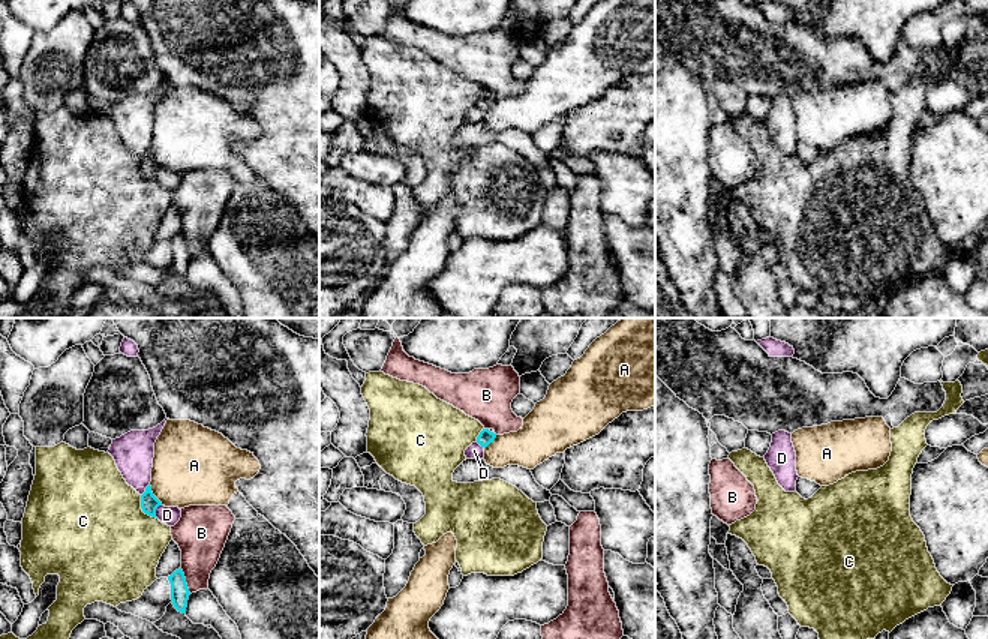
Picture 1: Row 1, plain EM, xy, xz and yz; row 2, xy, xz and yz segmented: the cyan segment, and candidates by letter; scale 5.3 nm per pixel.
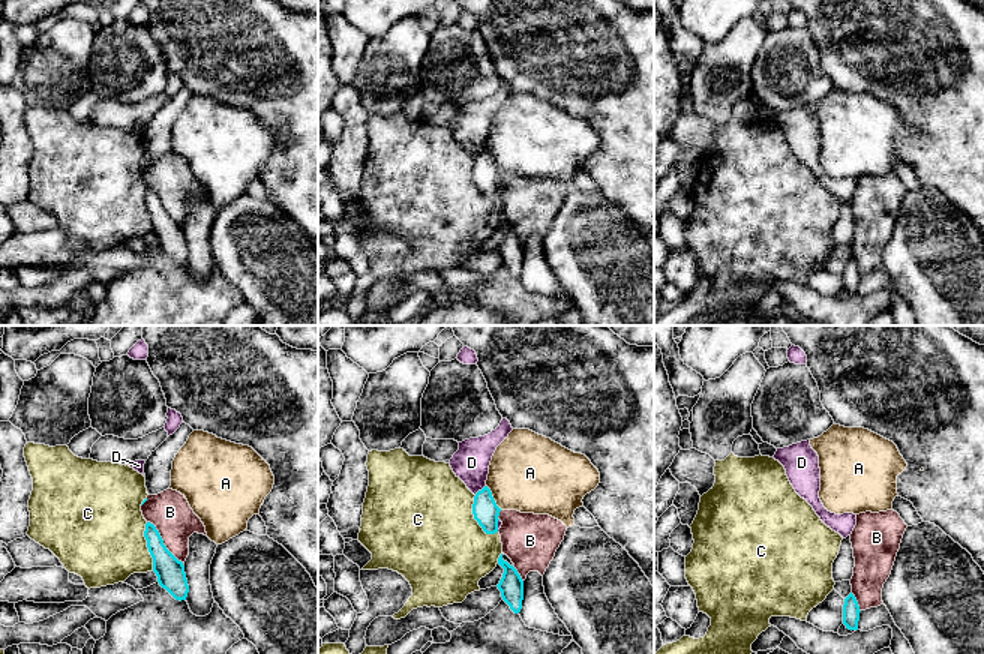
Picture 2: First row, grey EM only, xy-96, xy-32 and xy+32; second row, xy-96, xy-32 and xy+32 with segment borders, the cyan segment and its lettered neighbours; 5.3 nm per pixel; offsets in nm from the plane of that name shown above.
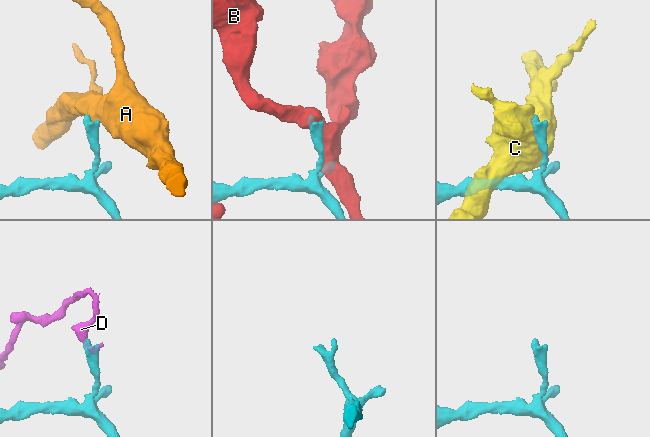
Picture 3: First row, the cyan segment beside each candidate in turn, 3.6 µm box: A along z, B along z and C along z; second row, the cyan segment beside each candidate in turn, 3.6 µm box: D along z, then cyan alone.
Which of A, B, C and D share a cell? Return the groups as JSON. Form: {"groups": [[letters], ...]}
{"groups": [["A"], ["B"], ["C"], ["D"]]}

